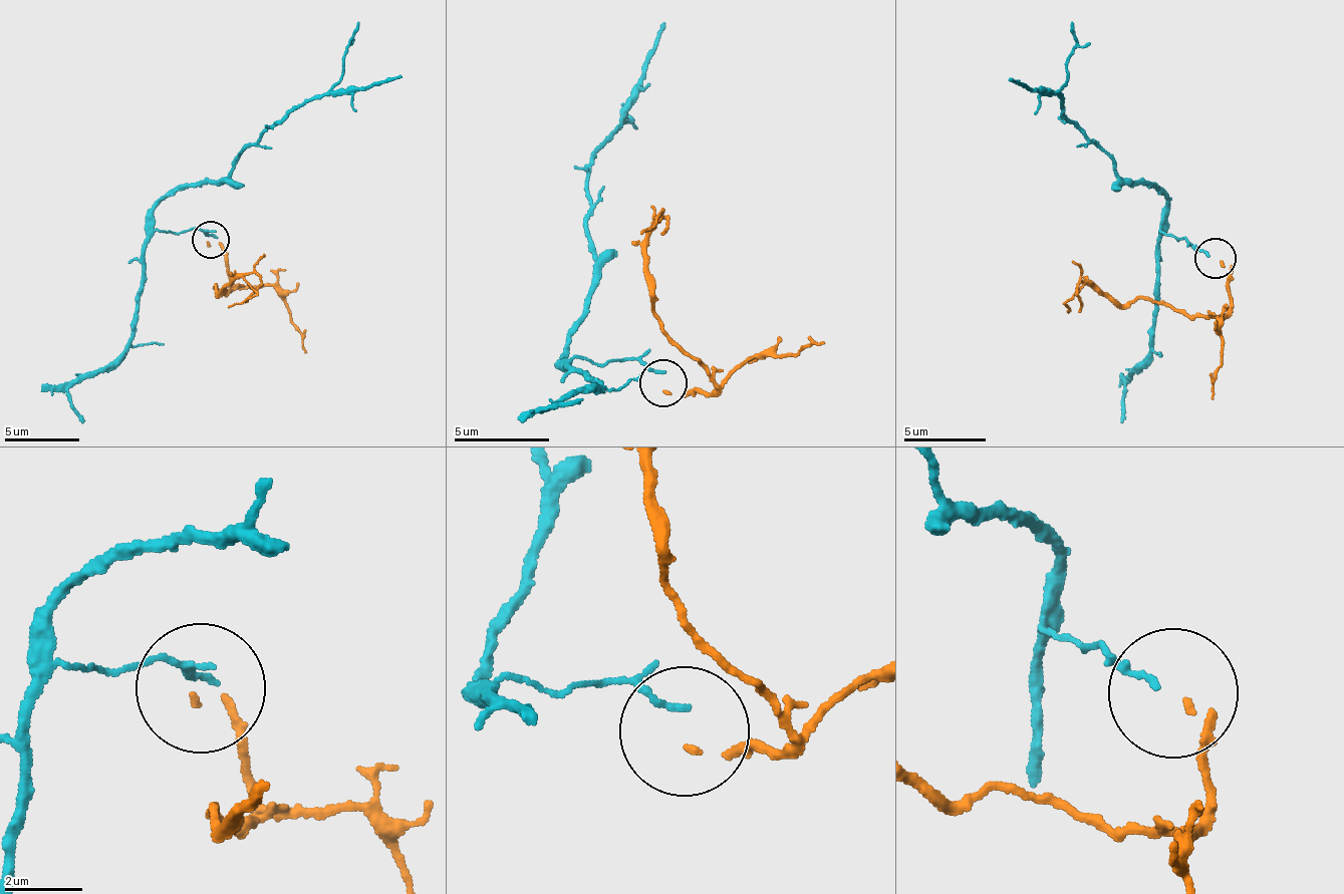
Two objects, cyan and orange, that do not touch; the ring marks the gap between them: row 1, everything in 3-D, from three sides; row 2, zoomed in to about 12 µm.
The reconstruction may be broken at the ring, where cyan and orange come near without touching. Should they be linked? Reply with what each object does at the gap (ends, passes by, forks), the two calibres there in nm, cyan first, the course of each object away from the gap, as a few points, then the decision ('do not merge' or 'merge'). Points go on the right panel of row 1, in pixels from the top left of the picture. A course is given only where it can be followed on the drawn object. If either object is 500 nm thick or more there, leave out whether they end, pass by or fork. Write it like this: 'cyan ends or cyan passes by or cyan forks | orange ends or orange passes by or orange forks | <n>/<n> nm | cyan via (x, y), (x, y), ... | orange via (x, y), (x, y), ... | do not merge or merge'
cyan ends | orange ends | 140/120 nm | cyan via (1208, 254), (1188, 240), (1163, 233), (1163, 204), (1152, 185), (1125, 183), (1075, 129), (1055, 92), (1007, 81) | orange via (1220, 262), (1230, 264), (1223, 314), (1176, 312), (1155, 299), (1114, 305), (1086, 283), (1066, 314) | do not merge

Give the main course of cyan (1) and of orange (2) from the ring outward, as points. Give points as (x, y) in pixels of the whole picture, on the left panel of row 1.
1: (212, 237), (162, 232), (153, 206), (183, 186), (219, 183), (291, 110), (401, 78)
2: (208, 242), (220, 241), (231, 286), (216, 292), (240, 276), (253, 294), (228, 308)

